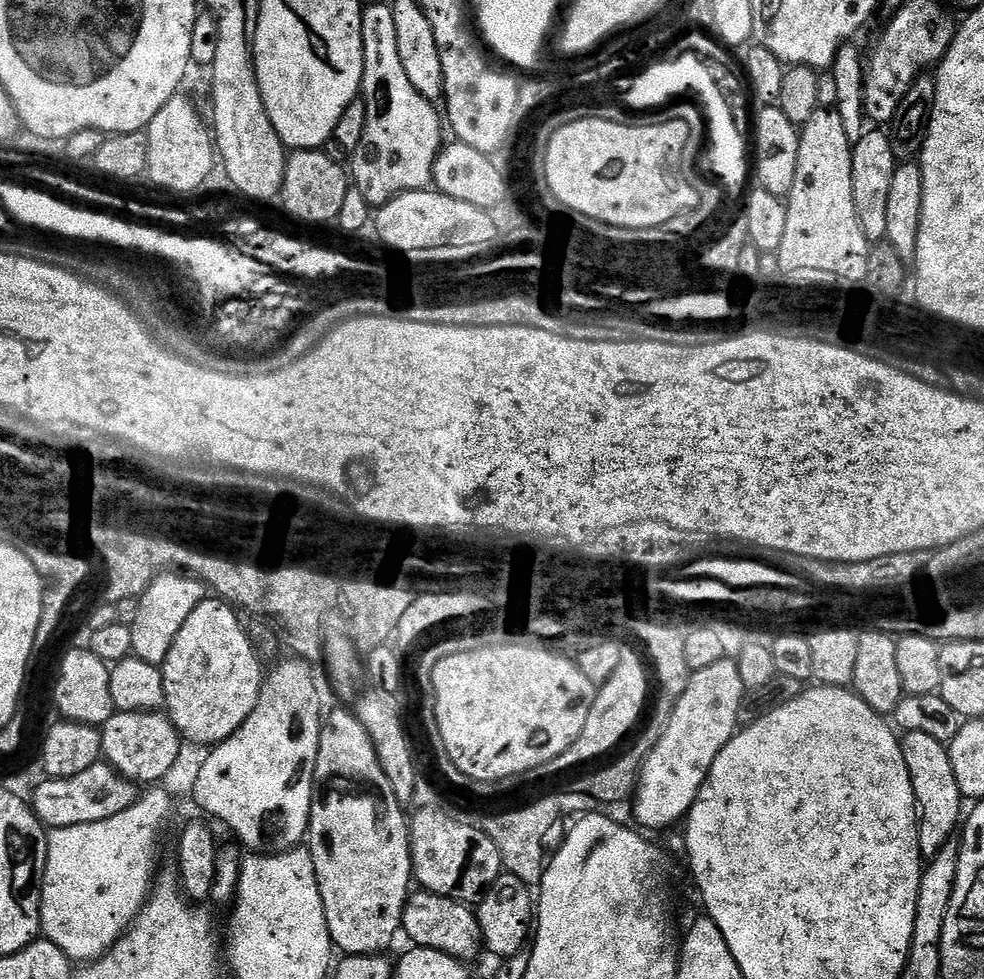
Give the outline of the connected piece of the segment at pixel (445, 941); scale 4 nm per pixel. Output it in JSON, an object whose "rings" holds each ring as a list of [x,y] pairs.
{"rings":[[[416,890],[409,895],[405,902],[402,932],[412,939],[411,943],[415,947],[442,950],[465,962],[471,961],[471,956],[482,948],[475,911],[469,905],[453,900],[451,896],[439,896],[433,892]]]}

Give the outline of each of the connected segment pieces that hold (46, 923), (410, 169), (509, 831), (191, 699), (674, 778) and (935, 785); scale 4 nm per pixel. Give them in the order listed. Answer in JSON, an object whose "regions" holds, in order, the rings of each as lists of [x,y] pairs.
{"regions":[[[[152,786],[148,792],[139,795],[131,805],[122,812],[114,814],[114,818],[106,818],[102,822],[86,822],[82,826],[66,826],[65,828],[54,828],[48,832],[48,857],[46,858],[46,870],[44,871],[44,881],[40,887],[40,930],[43,939],[54,942],[62,954],[66,954],[73,962],[91,962],[107,954],[107,952],[119,942],[124,933],[135,922],[136,916],[143,910],[147,903],[149,893],[152,891],[153,883],[158,875],[156,868],[156,847],[160,844],[160,835],[164,832],[164,823],[172,816],[172,800],[163,792],[163,787]]],[[[391,3],[372,4],[369,8],[367,5],[363,9],[362,42],[362,99],[366,110],[366,130],[362,134],[362,142],[350,156],[350,180],[368,204],[379,206],[403,192],[423,192],[432,184],[434,162],[442,147],[442,116],[437,105],[422,98],[422,94],[414,90],[410,78],[406,78],[406,69],[398,54]]],[[[569,790],[560,792],[557,796],[544,796],[525,808],[514,809],[513,812],[500,812],[497,816],[488,816],[484,821],[479,821],[478,826],[488,835],[490,842],[498,846],[500,863],[507,875],[522,878],[522,882],[530,886],[539,886],[544,871],[548,868],[550,849],[553,847],[552,831],[563,820],[571,821],[590,812],[600,812],[601,808],[602,805],[585,792]]],[[[205,598],[186,618],[162,665],[166,715],[187,743],[215,746],[230,738],[258,706],[266,679],[265,669],[254,656],[255,648],[239,624],[237,609],[220,600]]],[[[732,658],[714,662],[714,666],[706,666],[706,670],[698,670],[689,675],[688,688],[671,705],[672,712],[668,716],[662,738],[658,738],[654,750],[646,758],[640,771],[640,780],[636,783],[630,807],[637,822],[641,824],[641,829],[668,828],[671,824],[679,825],[687,817],[710,774],[710,766],[714,766],[714,758],[718,758],[722,746],[726,746],[726,742],[730,742],[730,738],[738,731],[740,707],[745,691],[742,678],[738,674],[738,666]]],[[[905,732],[902,736],[904,745],[904,757],[906,758],[906,770],[910,770],[910,782],[914,786],[914,798],[918,809],[918,846],[920,847],[921,857],[925,861],[932,860],[942,846],[946,846],[948,840],[957,835],[958,829],[962,824],[962,812],[960,816],[960,804],[962,797],[958,790],[958,781],[954,779],[954,770],[950,767],[950,754],[947,747],[938,738],[930,738],[930,734],[914,734]]]]}

